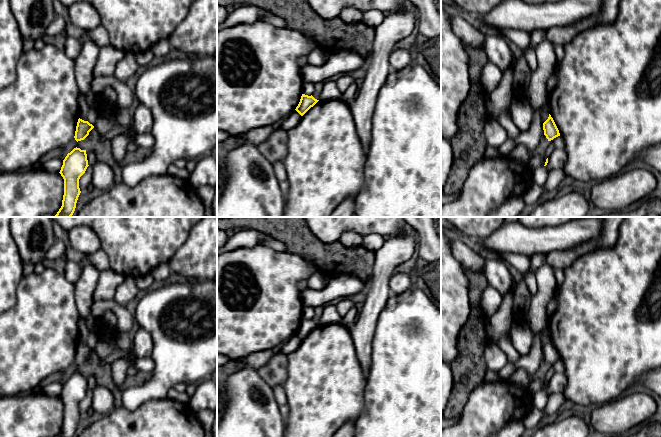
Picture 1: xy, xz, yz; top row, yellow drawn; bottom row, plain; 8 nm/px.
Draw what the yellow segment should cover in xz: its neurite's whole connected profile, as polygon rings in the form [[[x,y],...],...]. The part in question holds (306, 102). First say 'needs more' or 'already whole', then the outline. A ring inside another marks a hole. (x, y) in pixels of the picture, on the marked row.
already whole | [[[302,94],[300,102],[296,107],[296,111],[303,116],[311,107],[313,107],[319,100],[315,99],[312,95],[308,96]]]

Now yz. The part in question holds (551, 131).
already whole | [[[550,114],[548,119],[543,123],[543,130],[548,141],[560,136],[559,130]]]

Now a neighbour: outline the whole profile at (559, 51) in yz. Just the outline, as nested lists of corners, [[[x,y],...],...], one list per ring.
[[[551,42],[556,54],[556,63],[553,69],[553,73],[549,77],[547,81],[547,92],[550,93],[556,86],[558,82],[558,73],[559,73],[559,66],[564,56],[564,49],[562,45],[556,44]]]

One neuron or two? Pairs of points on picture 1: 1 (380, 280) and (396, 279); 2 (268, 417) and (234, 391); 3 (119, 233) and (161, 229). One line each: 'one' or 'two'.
1: two
2: one
3: one

